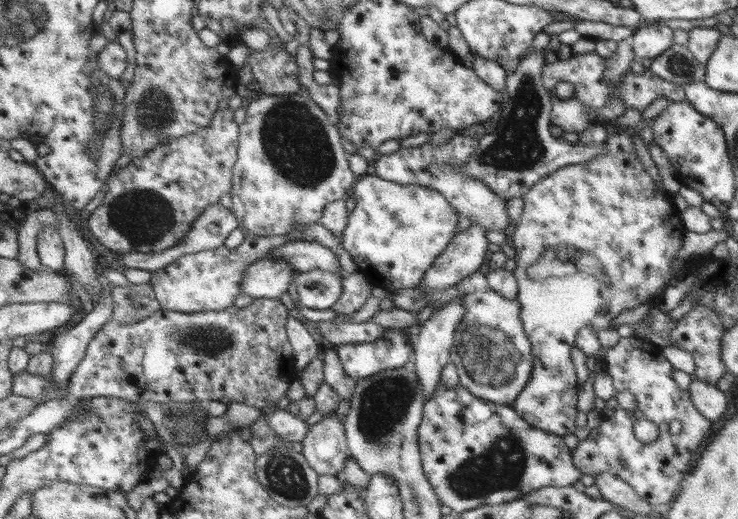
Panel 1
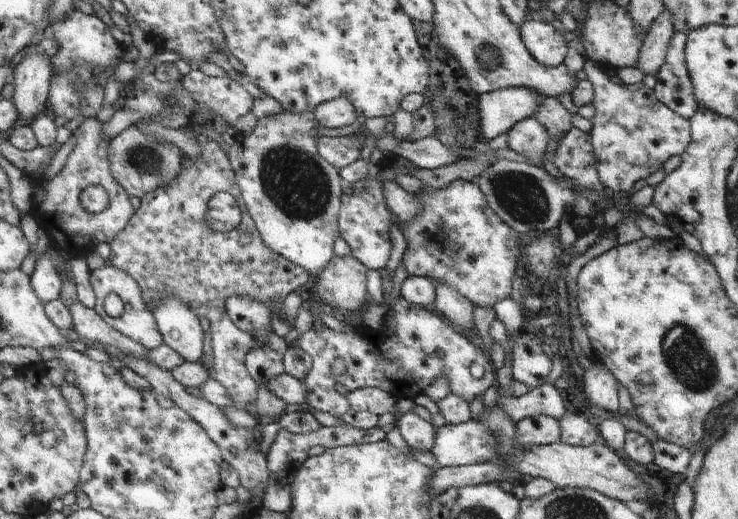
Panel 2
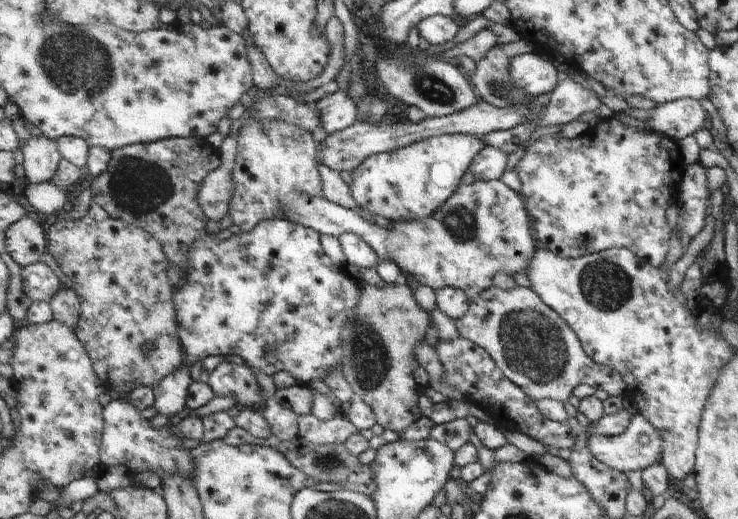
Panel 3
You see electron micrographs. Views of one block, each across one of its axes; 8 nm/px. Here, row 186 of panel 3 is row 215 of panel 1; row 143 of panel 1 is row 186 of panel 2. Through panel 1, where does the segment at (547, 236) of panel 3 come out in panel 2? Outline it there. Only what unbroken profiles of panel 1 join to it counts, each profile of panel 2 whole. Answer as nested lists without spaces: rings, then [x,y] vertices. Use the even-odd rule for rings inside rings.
[[[585,58],[581,76],[587,78],[593,84],[593,108],[595,108],[595,118],[591,118],[591,132],[589,132],[589,140],[593,146],[593,156],[595,156],[595,170],[597,176],[603,184],[603,188],[611,188],[617,194],[625,194],[631,190],[631,186],[639,180],[639,178],[649,178],[653,172],[663,168],[663,162],[669,156],[681,156],[685,152],[685,148],[691,142],[691,124],[689,120],[685,120],[683,116],[675,114],[673,110],[669,110],[667,106],[663,106],[655,92],[651,88],[645,88],[643,84],[635,84],[635,86],[625,86],[617,80],[611,80],[609,76],[601,74],[599,64],[591,62]]]

